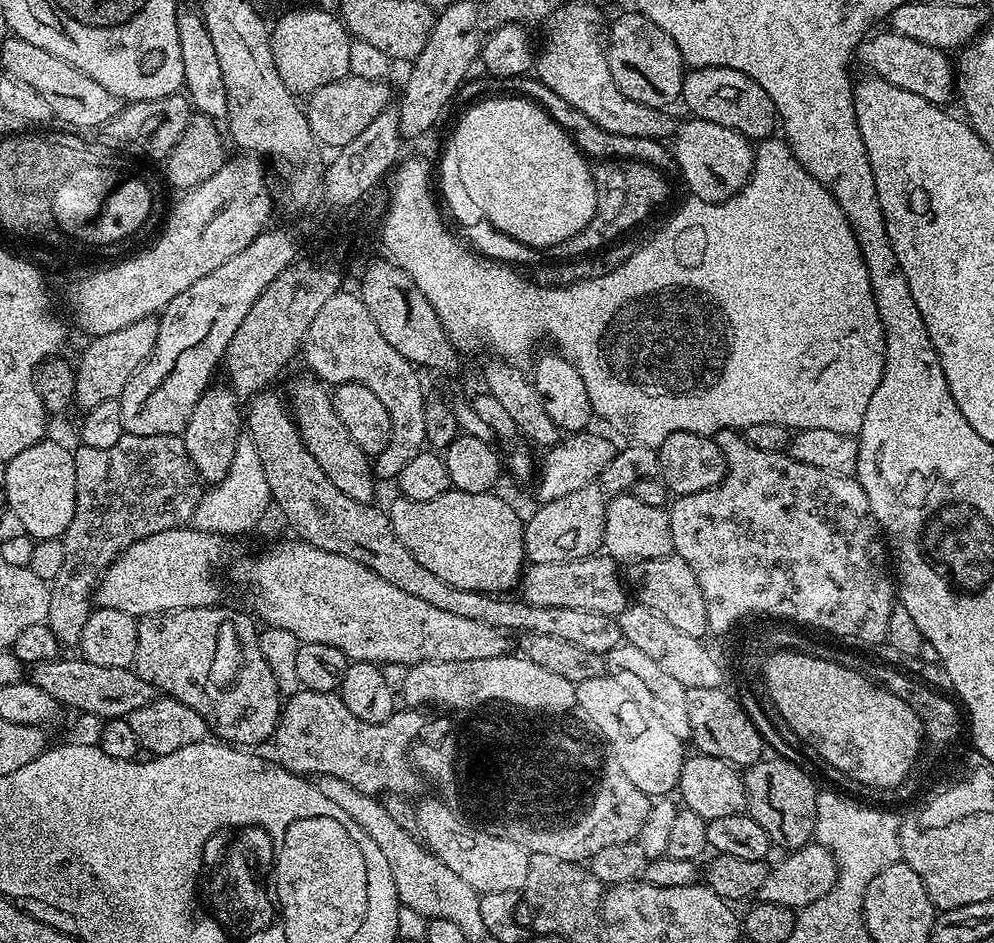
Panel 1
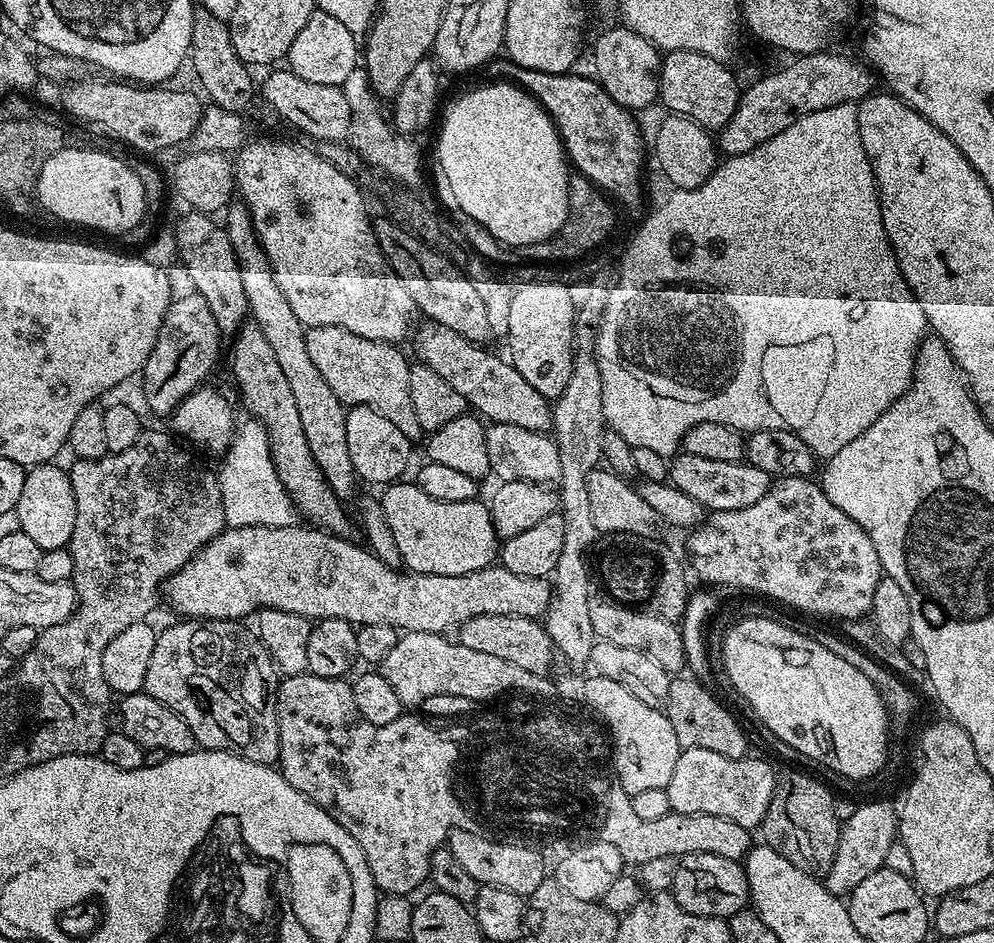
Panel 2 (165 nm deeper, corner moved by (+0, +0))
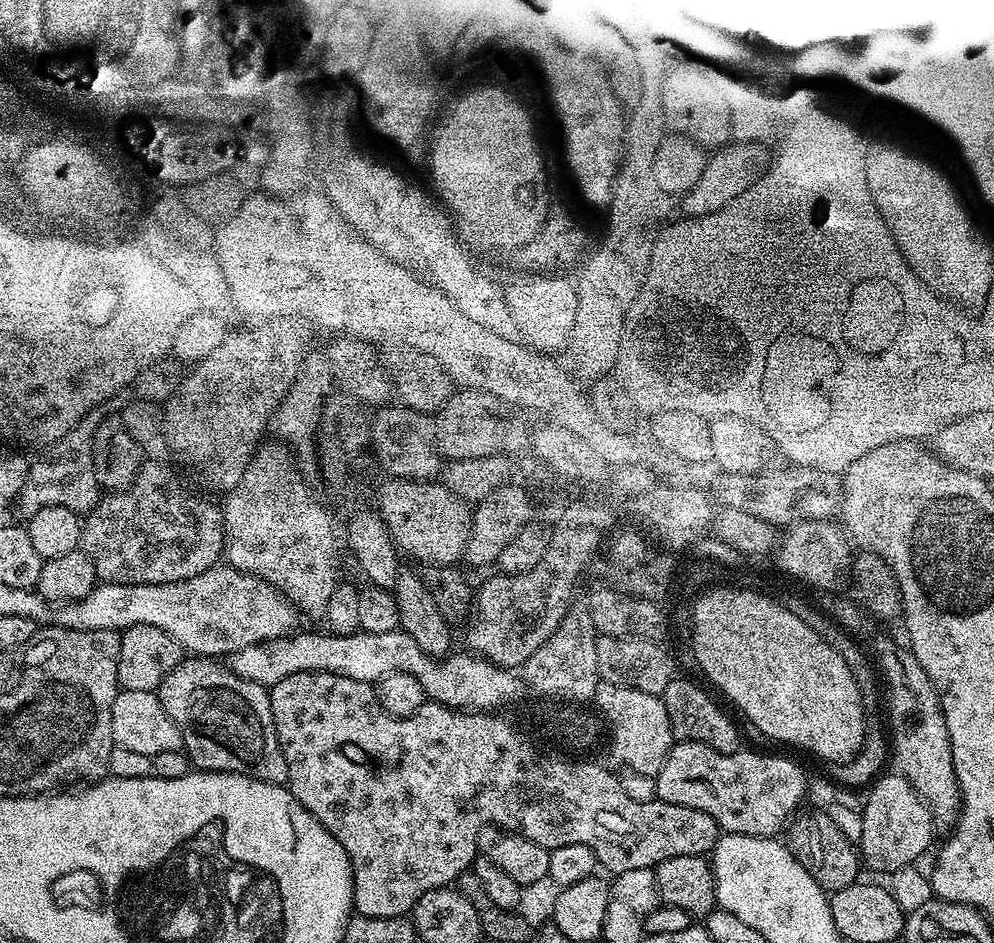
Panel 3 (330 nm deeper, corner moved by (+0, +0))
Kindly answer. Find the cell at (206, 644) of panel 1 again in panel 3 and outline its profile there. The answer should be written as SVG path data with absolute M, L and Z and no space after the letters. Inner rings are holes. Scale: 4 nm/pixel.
M188 658L172 671L160 684L158 695L166 714L180 727L184 739L183 751L193 760L197 769L206 772L233 772L249 776L267 784L287 785L286 758L280 749L274 726L274 714L270 710L269 689L241 680L231 667L212 658Z

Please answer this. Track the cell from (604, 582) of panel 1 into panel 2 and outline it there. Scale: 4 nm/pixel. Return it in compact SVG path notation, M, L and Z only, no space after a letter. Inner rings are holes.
M242 526L241 528L225 527L205 548L197 552L196 557L190 562L186 562L186 566L182 566L174 573L172 577L163 585L162 592L172 603L172 608L176 612L181 612L184 618L199 618L205 620L235 620L243 621L243 616L259 613L266 608L277 608L283 612L290 614L298 614L299 616L307 616L309 620L315 622L317 620L325 620L326 618L342 618L346 622L354 625L361 624L385 624L397 630L404 632L439 632L447 633L447 628L453 630L459 629L468 619L478 618L479 615L514 615L524 616L526 619L535 620L543 617L552 605L552 597L554 588L545 578L522 578L522 574L510 574L510 570L506 570L502 566L489 566L471 572L470 574L462 574L461 576L447 576L446 574L422 574L421 572L409 572L407 570L397 570L386 566L386 562L382 562L371 550L356 544L351 544L351 539L342 536L333 536L331 532L321 532L315 526L293 526L290 528L275 528L274 526Z

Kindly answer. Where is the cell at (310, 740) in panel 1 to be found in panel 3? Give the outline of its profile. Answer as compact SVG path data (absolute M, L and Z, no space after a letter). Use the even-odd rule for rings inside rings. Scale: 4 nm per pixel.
M299 672L297 676L282 678L282 682L271 685L268 693L270 698L270 710L274 714L274 726L278 734L278 742L282 754L286 758L286 770L288 771L287 787L294 794L294 798L302 805L308 813L322 822L338 842L342 842L342 850L352 863L352 902L355 911L361 916L370 918L394 918L395 916L408 916L416 904L430 890L438 890L455 885L462 876L469 871L468 860L475 861L478 856L478 837L477 828L484 821L496 820L496 824L504 824L504 828L516 826L514 834L522 838L530 838L530 842L543 844L545 848L553 850L560 845L588 846L596 856L599 867L609 868L612 874L619 874L626 870L642 870L643 868L655 869L656 865L666 862L670 858L679 856L704 856L711 853L716 846L716 841L722 835L720 825L710 818L710 814L702 814L702 810L694 810L686 806L677 804L665 804L663 800L657 798L648 804L634 802L630 794L626 794L621 777L615 776L608 768L603 768L603 759L597 756L550 756L550 748L556 748L556 744L564 744L558 736L558 732L540 732L542 718L546 710L546 724L550 722L550 702L536 702L537 704L528 704L525 708L516 708L520 706L505 706L493 715L500 719L516 736L520 736L520 744L528 744L528 752L540 760L540 772L534 768L516 768L514 764L508 764L508 750L502 750L502 744L466 744L468 738L470 742L486 742L482 740L488 732L408 732L408 726L402 726L402 720L397 720L395 716L388 716L376 702L376 694L373 685L366 682L351 680L345 676L335 676L329 672Z

